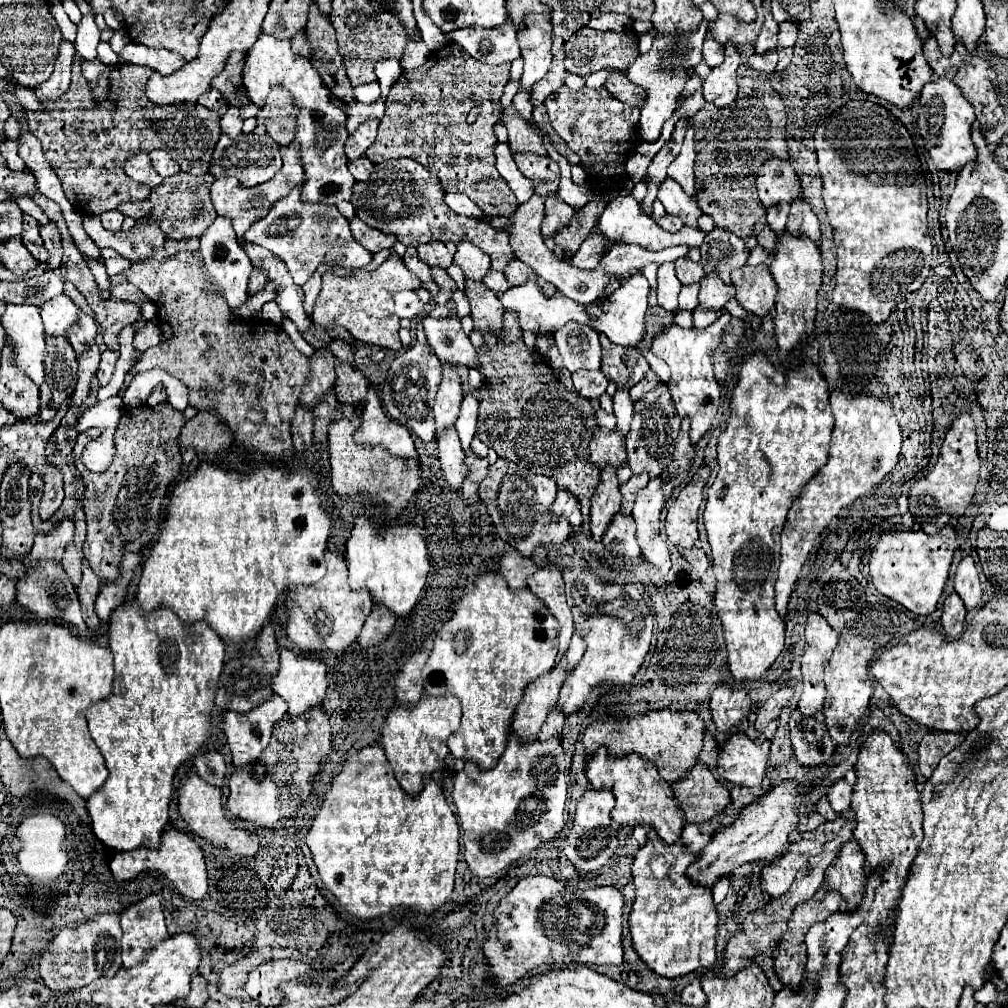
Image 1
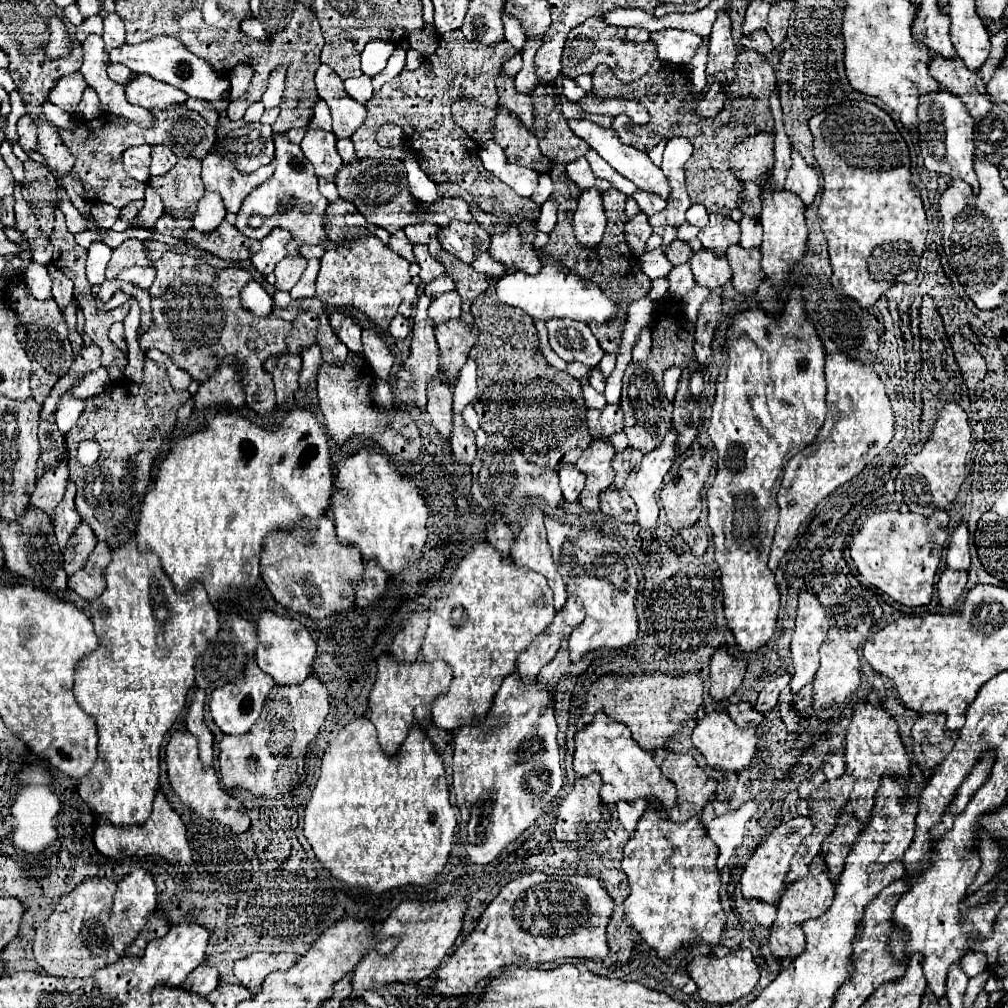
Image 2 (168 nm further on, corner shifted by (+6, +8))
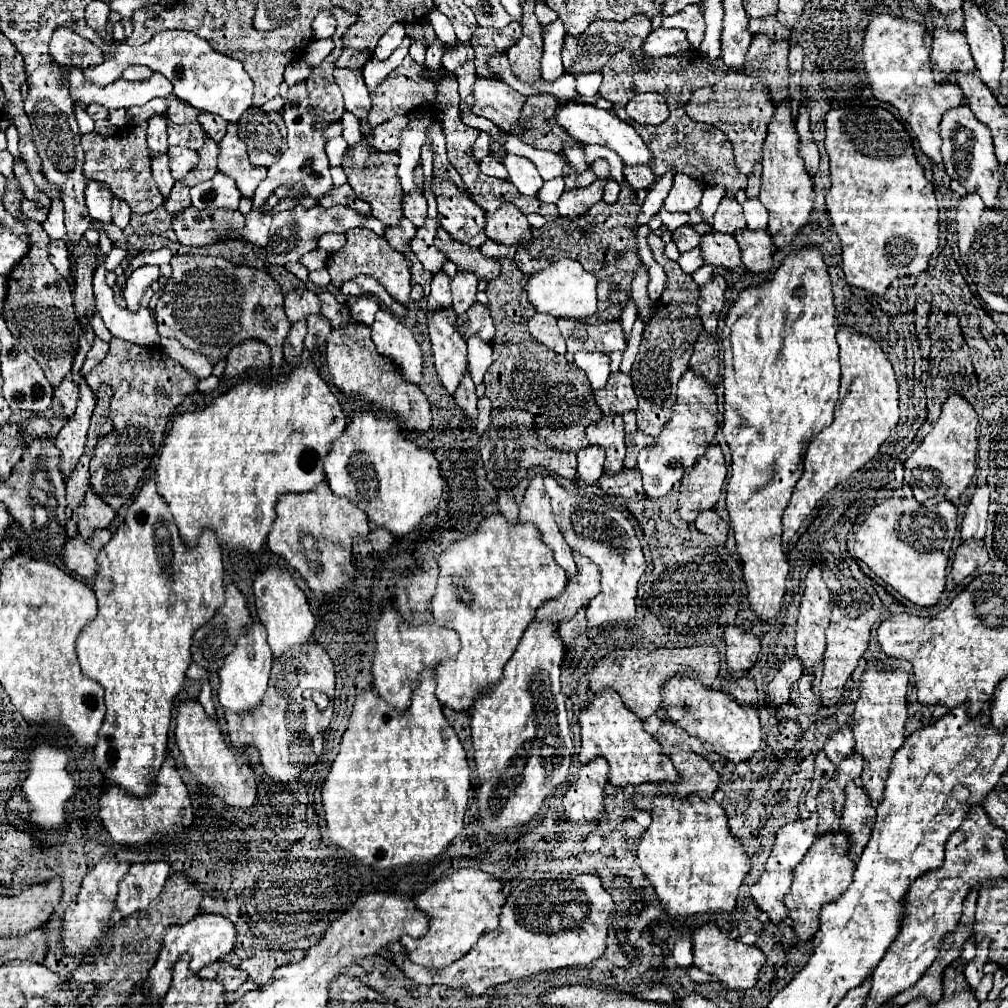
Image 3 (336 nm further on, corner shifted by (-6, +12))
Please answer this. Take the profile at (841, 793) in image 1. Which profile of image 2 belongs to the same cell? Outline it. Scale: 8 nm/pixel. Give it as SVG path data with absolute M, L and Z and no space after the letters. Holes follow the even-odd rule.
M829 755L829 759L823 763L821 771L825 773L827 781L833 781L839 775L843 775L845 773L845 759L843 759L843 755Z

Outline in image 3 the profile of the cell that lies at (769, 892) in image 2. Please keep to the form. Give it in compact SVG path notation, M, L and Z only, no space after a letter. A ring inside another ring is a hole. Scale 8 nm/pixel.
M816 812L810 814L807 819L799 819L795 823L789 823L781 829L779 837L775 839L775 847L767 859L765 865L765 873L761 875L761 879L751 887L751 897L755 899L757 907L761 911L765 911L769 915L769 919L773 923L781 923L783 919L787 919L787 907L783 905L783 897L789 893L791 887L791 877L793 877L793 869L797 867L797 863L801 863L801 859L805 857L805 853L809 851L809 847L813 845L813 841L817 837L817 820Z

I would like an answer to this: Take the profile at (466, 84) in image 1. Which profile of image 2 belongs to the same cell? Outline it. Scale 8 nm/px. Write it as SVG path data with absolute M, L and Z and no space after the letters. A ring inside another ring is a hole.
M449 31L443 33L439 39L439 47L433 55L425 57L421 61L421 69L403 69L395 79L387 81L367 103L367 119L351 137L355 145L355 153L359 159L387 159L395 157L401 159L405 153L413 153L417 157L417 163L427 173L429 179L435 183L457 183L463 187L475 203L501 219L519 215L519 217L539 217L539 205L535 205L531 199L517 197L513 189L509 189L503 181L497 181L493 173L489 173L481 165L479 157L479 143L473 141L461 127L457 127L451 119L451 105L455 101L467 99L477 101L483 107L497 107L497 87L495 79L503 67L503 61L513 57L517 51L507 43L501 41L501 45L493 47L481 47L477 43L469 43L461 31ZM385 123L395 123L403 129L405 141L401 141L401 149L383 149L377 145L375 135L377 129Z

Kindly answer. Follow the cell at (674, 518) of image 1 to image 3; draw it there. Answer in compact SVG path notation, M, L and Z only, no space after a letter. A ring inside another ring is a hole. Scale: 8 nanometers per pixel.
M711 445L707 453L685 471L681 479L679 515L683 521L693 523L701 511L713 509L721 495L725 475L727 469L723 451L719 445Z

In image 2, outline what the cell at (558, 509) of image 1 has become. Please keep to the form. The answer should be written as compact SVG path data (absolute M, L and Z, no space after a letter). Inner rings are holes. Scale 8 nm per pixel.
M567 465L559 471L559 485L563 491L563 499L575 503L585 485L585 475L575 465Z

